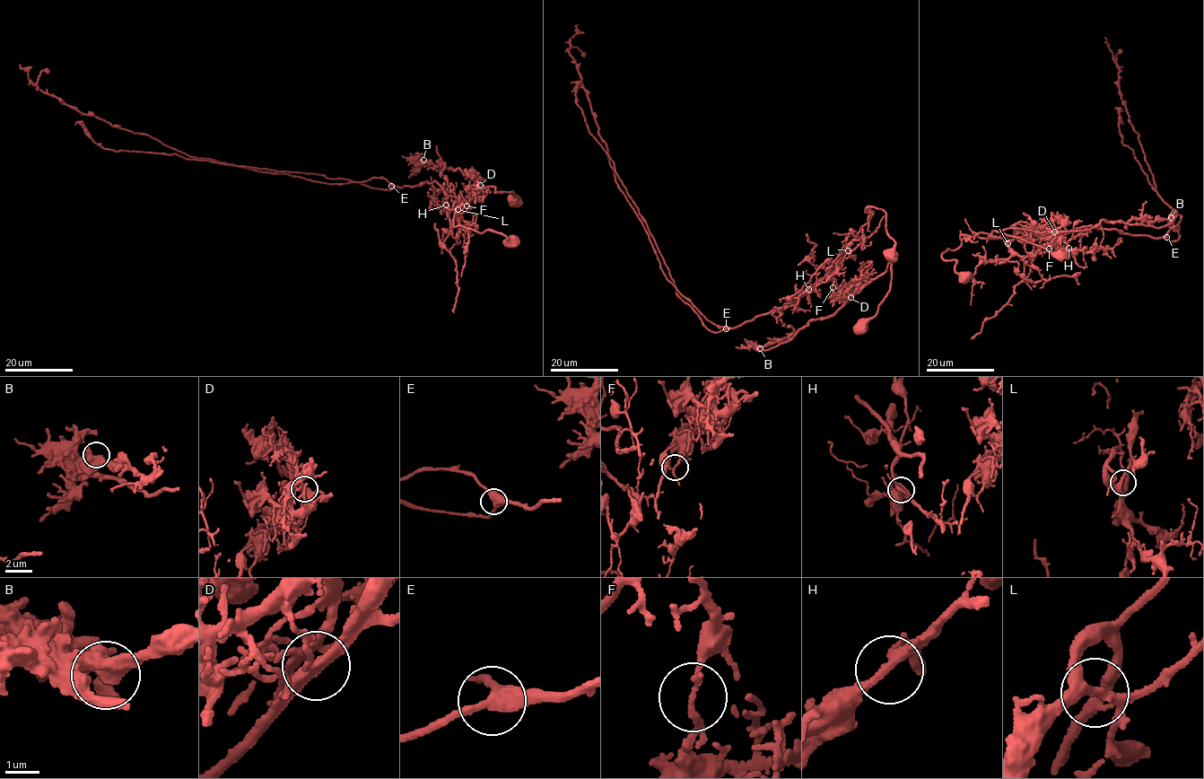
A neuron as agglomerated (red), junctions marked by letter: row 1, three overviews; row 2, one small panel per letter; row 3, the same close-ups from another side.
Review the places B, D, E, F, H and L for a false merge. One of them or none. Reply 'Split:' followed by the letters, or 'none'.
Split: F

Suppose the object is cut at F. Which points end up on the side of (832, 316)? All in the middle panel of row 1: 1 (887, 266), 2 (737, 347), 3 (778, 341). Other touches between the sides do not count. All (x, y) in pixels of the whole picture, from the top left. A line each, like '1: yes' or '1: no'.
1: yes
2: yes
3: yes

